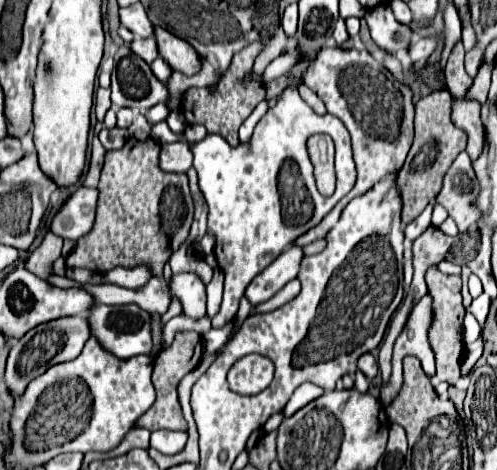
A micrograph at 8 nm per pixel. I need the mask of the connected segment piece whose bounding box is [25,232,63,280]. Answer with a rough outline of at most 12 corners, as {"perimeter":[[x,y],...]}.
{"perimeter":[[53,232],[33,250],[25,268],[45,280],[61,256],[63,240]]}

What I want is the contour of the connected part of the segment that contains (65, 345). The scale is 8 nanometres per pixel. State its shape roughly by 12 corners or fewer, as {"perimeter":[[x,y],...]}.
{"perimeter":[[85,316],[35,326],[9,352],[13,396],[49,366],[77,358]]}

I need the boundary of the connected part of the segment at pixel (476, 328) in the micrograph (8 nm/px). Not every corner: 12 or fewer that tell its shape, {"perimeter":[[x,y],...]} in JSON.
{"perimeter":[[473,314],[463,320],[463,344],[481,336],[481,326]]}

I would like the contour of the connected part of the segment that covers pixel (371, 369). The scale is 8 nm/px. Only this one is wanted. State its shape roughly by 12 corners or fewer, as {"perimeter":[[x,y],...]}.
{"perimeter":[[371,352],[359,358],[359,370],[369,380],[377,376],[377,360]]}

